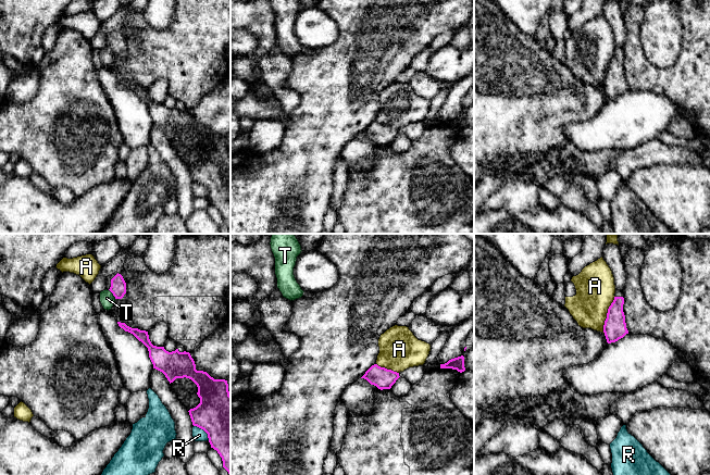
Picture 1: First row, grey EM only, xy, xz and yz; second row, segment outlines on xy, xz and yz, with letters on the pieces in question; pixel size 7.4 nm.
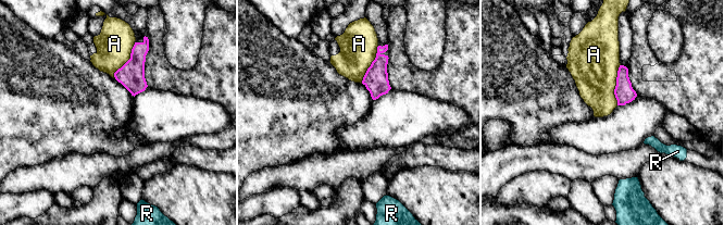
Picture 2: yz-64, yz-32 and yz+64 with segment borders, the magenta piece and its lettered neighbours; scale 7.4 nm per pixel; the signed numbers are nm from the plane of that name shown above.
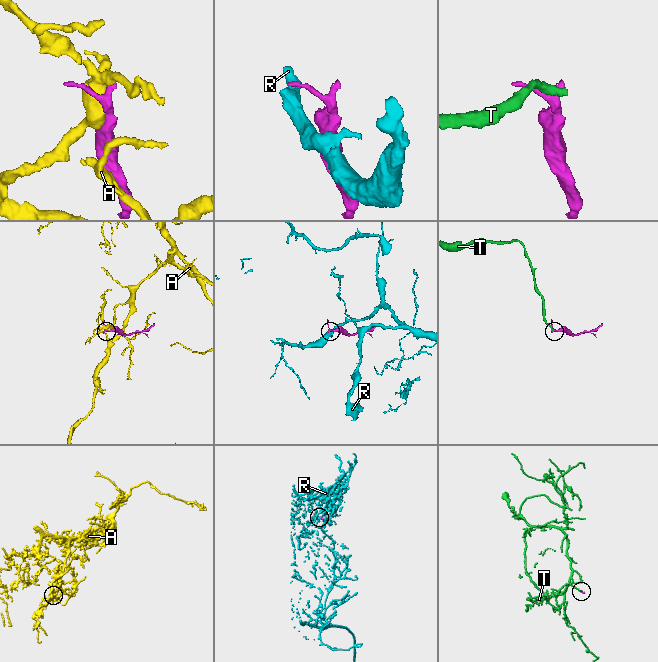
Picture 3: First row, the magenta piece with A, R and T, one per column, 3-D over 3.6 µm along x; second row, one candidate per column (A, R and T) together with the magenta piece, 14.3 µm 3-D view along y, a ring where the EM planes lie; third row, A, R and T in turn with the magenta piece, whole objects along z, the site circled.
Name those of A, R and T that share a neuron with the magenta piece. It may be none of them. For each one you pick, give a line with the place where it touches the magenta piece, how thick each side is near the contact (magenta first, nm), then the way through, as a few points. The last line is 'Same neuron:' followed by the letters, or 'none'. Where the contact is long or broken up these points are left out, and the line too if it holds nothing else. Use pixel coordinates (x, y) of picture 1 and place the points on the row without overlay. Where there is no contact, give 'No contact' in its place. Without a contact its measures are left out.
Same neuron: none

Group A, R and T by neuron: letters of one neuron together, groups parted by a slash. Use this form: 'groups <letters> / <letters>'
groups A / R / T

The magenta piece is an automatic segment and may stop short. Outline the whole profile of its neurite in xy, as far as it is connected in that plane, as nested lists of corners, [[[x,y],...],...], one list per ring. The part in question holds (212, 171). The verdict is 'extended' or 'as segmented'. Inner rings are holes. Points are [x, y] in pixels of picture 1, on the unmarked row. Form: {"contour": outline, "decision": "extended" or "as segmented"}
{"contour": [[[117,78],[119,83],[125,88],[133,90],[141,98],[149,108],[149,114],[153,121],[153,125],[162,128],[167,137],[173,139],[176,135],[189,135],[198,143],[198,153],[200,160],[190,165],[189,172],[194,183],[203,186],[208,190],[211,204],[217,208],[223,217],[223,224],[228,228],[231,234],[231,151],[228,140],[225,136],[214,136],[207,128],[197,127],[194,115],[189,109],[179,109],[178,105],[169,109],[164,103],[153,102],[149,96],[148,88],[138,85],[132,85],[125,79]]], "decision": "as segmented"}

